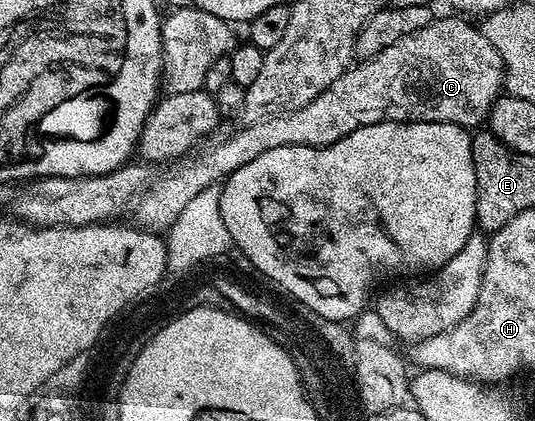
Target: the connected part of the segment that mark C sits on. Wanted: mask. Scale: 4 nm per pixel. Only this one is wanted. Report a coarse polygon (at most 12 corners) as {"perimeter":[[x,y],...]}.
{"perimeter":[[434,18],[354,62],[315,101],[238,126],[156,176],[136,226],[168,232],[267,149],[376,123],[480,128],[495,46]]}

